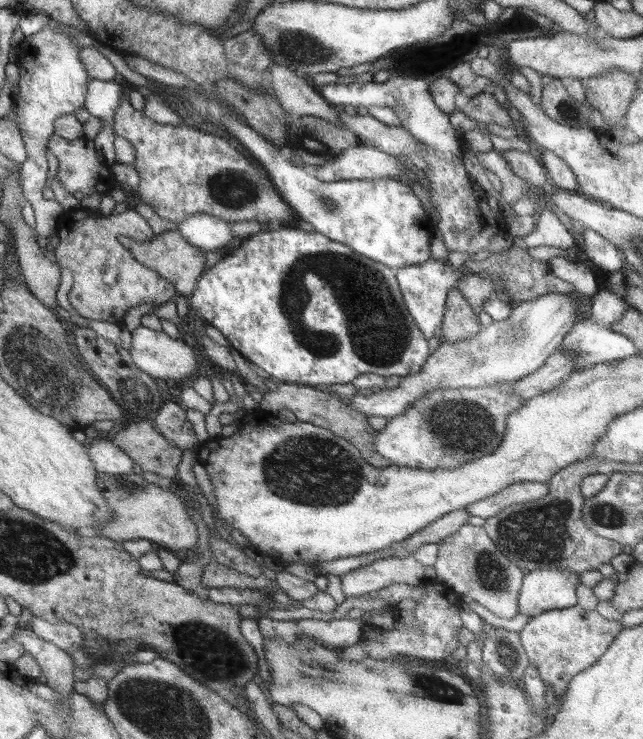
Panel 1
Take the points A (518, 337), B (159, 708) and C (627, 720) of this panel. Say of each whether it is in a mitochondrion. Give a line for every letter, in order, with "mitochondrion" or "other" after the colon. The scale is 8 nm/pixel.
A: mitochondrion
B: mitochondrion
C: other

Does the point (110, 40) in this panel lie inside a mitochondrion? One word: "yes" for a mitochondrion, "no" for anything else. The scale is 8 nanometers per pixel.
no

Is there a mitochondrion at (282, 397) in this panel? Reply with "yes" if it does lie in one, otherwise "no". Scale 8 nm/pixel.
no

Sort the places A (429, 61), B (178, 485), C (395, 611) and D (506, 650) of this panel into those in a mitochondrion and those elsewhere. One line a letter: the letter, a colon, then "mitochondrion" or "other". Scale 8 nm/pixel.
A: mitochondrion
B: other
C: other
D: mitochondrion

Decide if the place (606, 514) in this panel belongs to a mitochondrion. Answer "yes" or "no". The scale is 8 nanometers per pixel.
yes

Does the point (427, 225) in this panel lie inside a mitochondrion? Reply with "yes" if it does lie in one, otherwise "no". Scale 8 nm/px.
no

